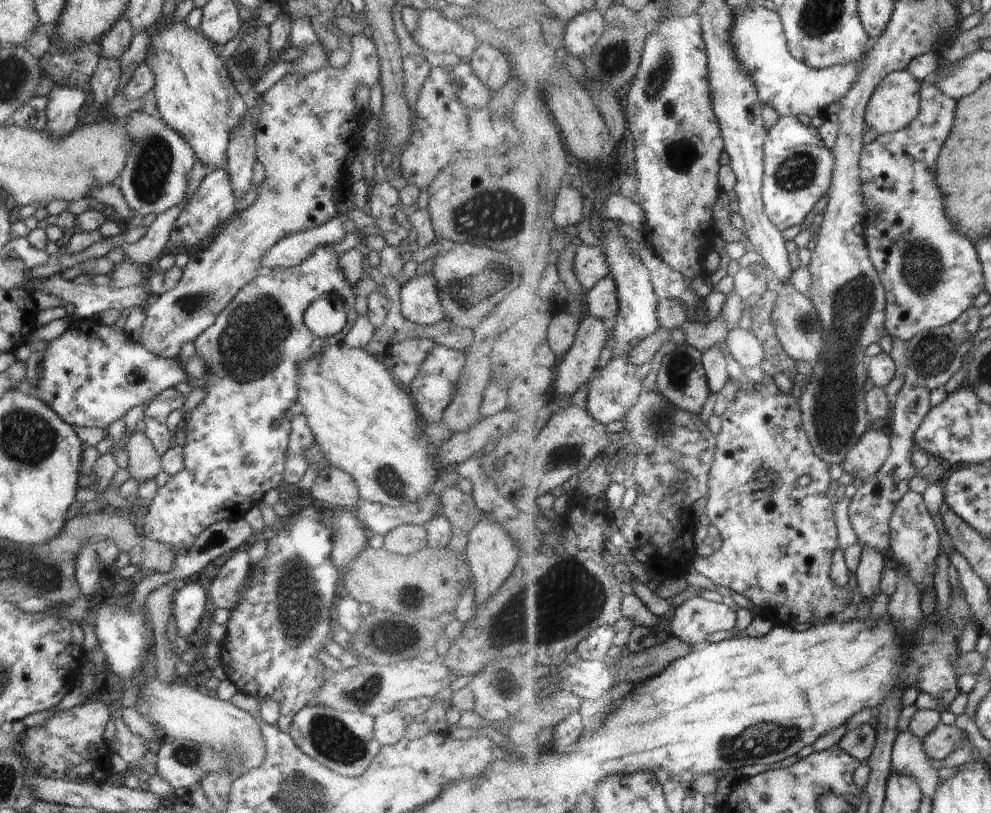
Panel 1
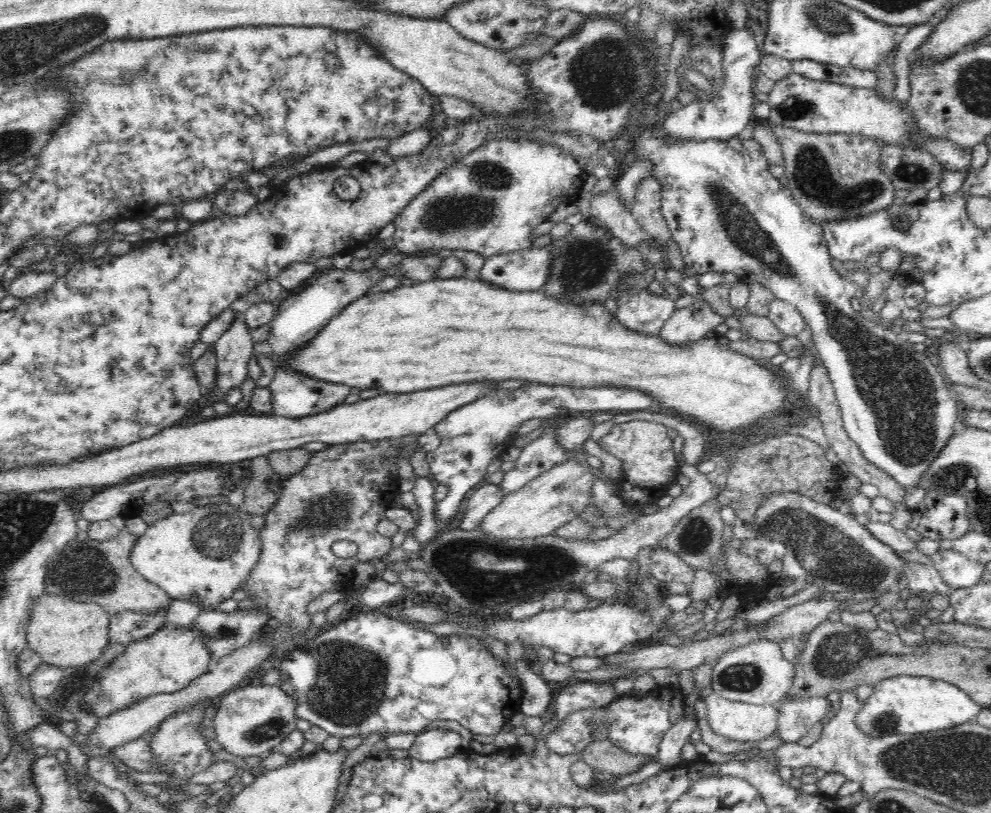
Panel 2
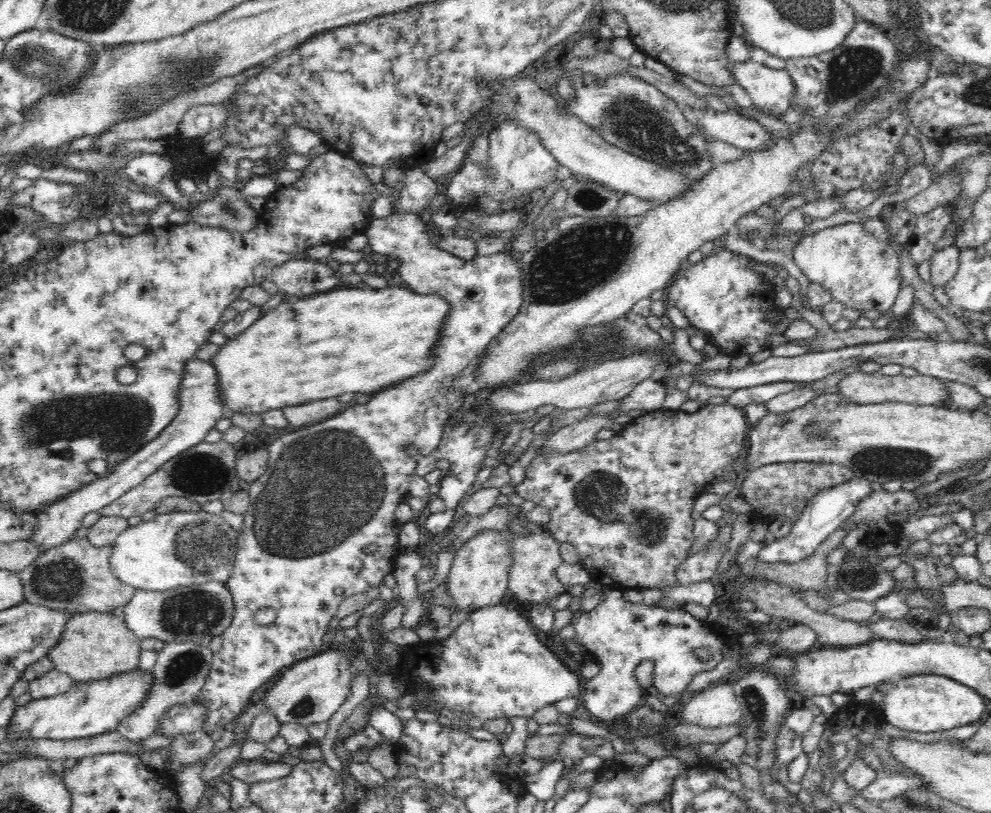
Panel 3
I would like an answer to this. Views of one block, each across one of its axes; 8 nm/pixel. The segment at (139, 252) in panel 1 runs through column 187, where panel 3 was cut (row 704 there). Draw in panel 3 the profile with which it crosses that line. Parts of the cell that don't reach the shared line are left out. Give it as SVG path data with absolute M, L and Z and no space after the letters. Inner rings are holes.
M202 703L174 704L162 717L160 726L154 734L169 735L174 738L177 734L202 731L206 714L208 714L208 709Z

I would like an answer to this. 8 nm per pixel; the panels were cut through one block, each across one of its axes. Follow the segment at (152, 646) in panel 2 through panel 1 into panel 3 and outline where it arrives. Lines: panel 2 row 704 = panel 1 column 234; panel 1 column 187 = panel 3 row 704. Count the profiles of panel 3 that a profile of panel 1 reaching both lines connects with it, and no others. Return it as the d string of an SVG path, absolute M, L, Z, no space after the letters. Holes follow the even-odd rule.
M137 670L115 675L100 681L76 681L64 694L50 698L32 699L17 707L7 724L7 741L28 740L28 738L50 738L52 740L72 740L117 730L118 723L135 711L147 697L153 685L154 674Z

